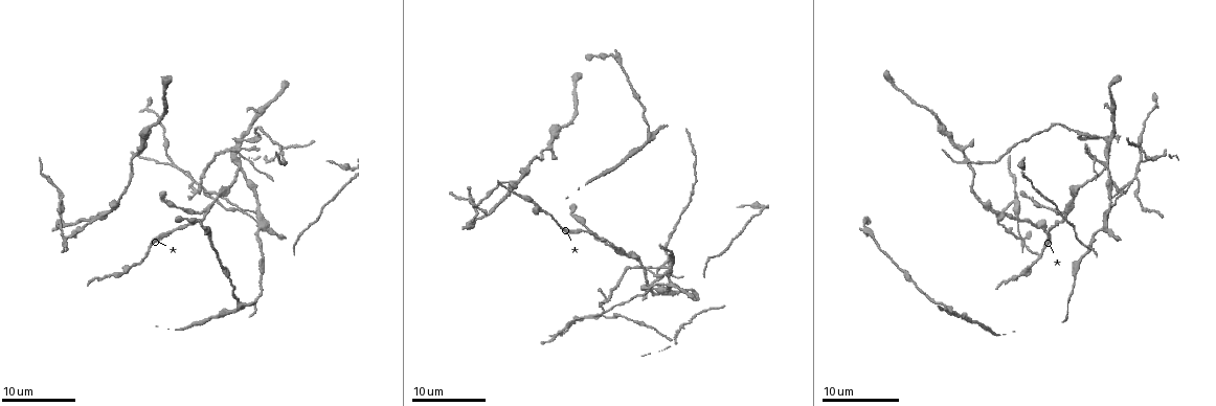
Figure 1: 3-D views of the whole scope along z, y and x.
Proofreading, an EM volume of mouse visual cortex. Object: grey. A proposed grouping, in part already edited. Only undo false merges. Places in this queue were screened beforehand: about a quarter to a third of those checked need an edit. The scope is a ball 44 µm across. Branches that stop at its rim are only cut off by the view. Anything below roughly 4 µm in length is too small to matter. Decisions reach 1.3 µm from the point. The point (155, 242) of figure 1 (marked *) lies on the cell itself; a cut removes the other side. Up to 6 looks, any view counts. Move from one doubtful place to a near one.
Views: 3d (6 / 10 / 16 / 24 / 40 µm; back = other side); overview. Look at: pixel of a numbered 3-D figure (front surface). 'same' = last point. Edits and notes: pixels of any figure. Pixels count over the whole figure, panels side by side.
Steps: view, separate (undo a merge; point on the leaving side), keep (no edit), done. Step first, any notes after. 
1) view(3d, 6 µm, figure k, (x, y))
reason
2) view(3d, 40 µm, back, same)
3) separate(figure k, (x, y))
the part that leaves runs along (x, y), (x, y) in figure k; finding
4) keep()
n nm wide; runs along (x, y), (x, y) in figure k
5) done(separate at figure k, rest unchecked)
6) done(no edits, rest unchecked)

view(3d, 10 µm, figure 1, (119, 275))

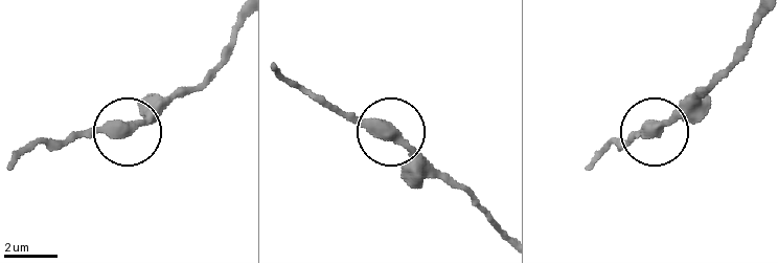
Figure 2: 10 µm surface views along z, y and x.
keep()
runs along (757, 21), (741, 48), (674, 115), (622, 143) in figure 2; one cell here

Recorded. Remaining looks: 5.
view(3d, 6 µm, figure 1, (1004, 215))

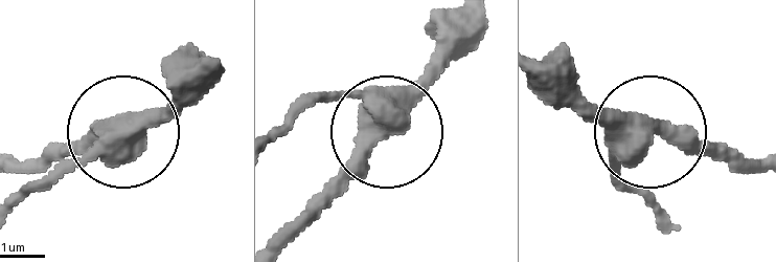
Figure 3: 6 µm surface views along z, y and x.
separate(figure 3, (39, 188))
the part that leaves runs along (88, 151), (14, 196) in figure 3; two cells meet here

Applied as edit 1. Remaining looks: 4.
view(overview)

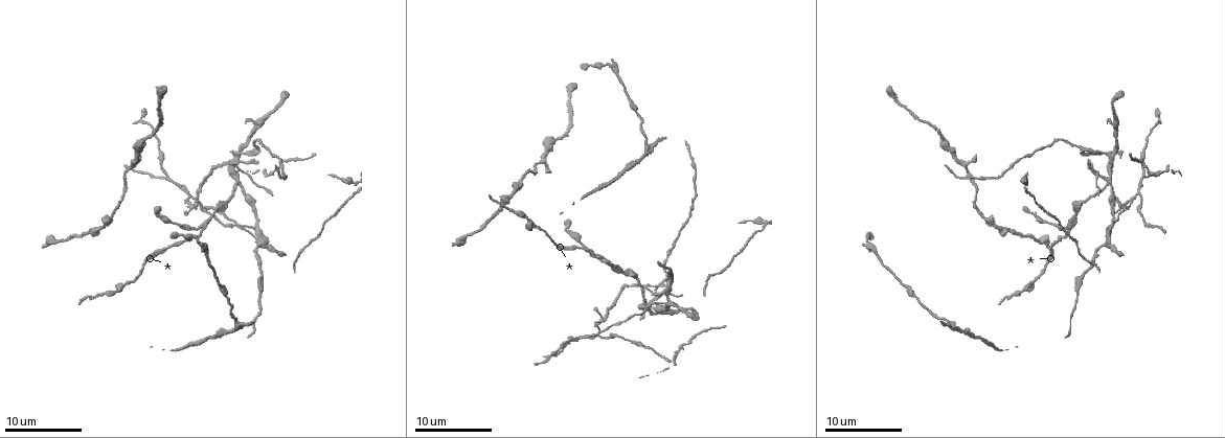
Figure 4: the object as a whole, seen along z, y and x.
view(3d, 6 µm, figure 4, (1108, 155))

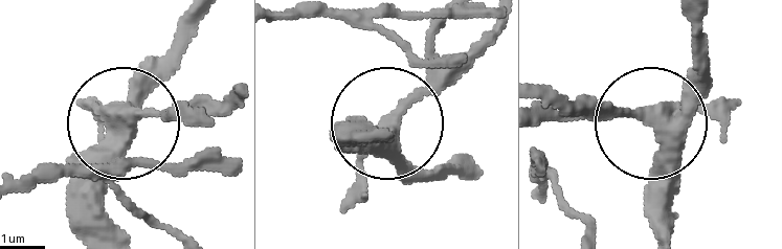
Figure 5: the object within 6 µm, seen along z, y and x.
view(3d, 6 µm, back, figure 5, (130, 115))

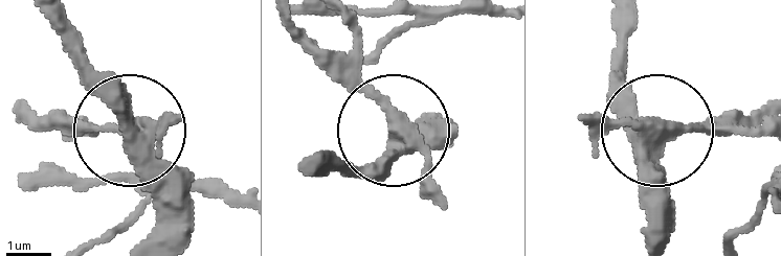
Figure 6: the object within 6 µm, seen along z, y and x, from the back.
separate(figure 6, (350, 91))
the part that leaves runs along (397, 130), (352, 21) in figure 6; a second cell is stuck on

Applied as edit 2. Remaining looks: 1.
done(separate at figure 3, separate at figure 6, rest unchecked)

